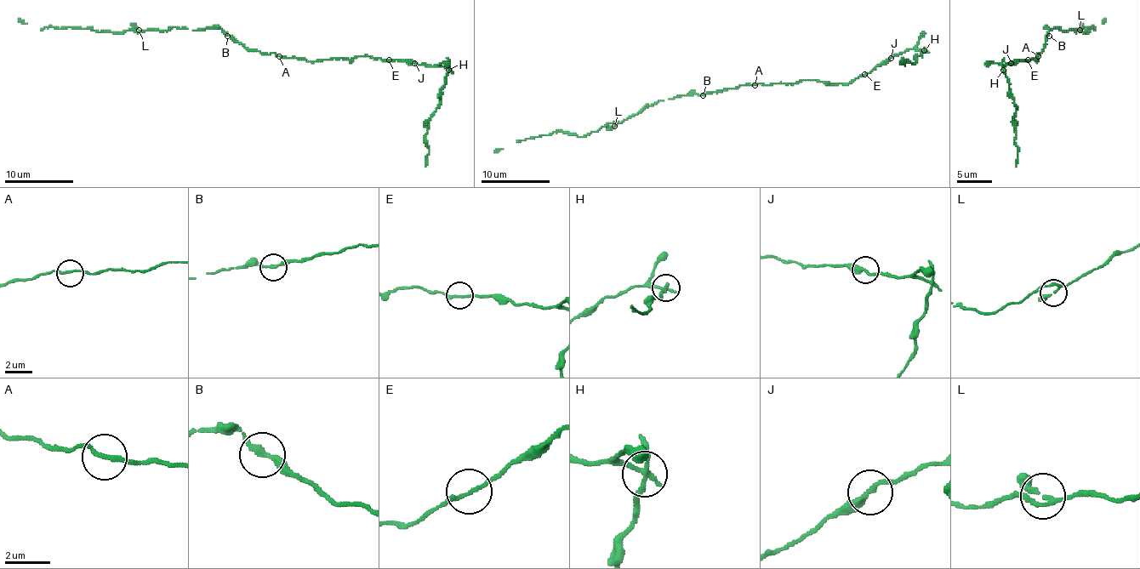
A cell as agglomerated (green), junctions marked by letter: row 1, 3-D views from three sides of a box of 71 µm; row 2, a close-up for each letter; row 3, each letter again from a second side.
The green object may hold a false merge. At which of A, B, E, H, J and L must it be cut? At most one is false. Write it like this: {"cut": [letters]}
{"cut": ["H"]}

